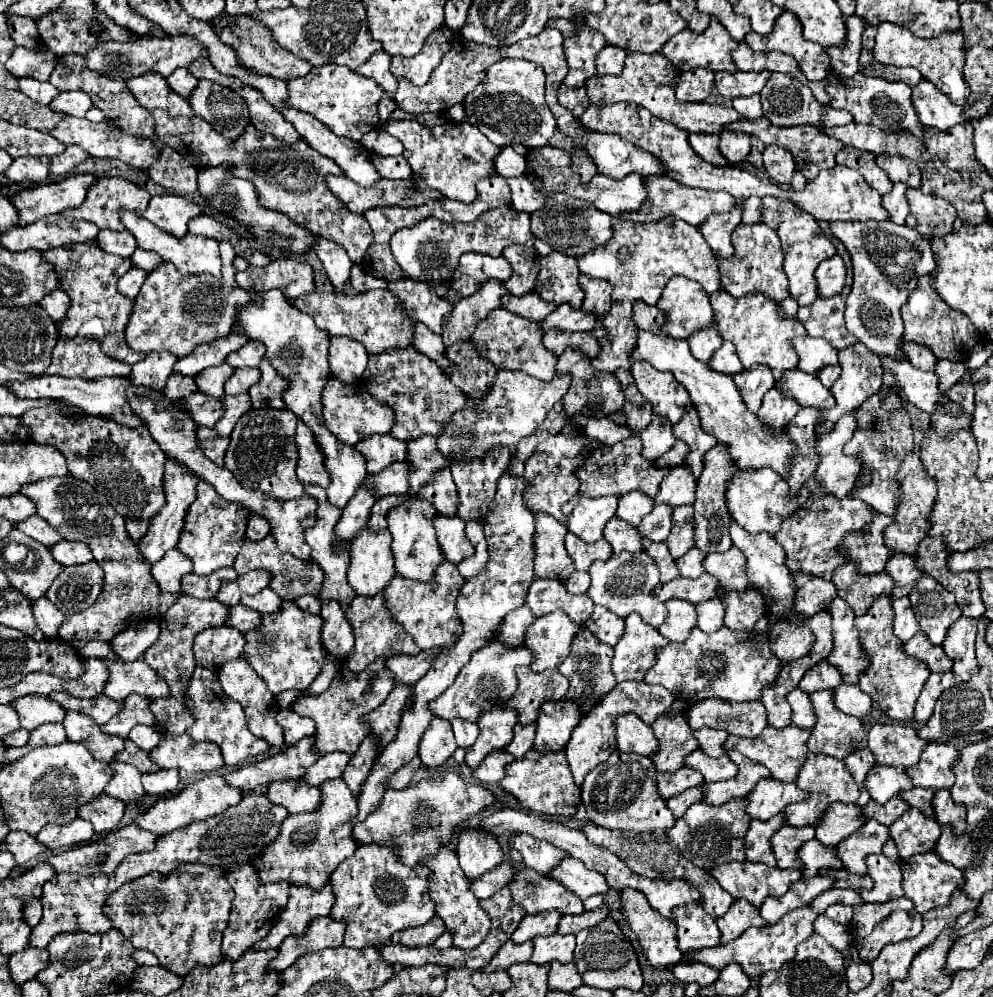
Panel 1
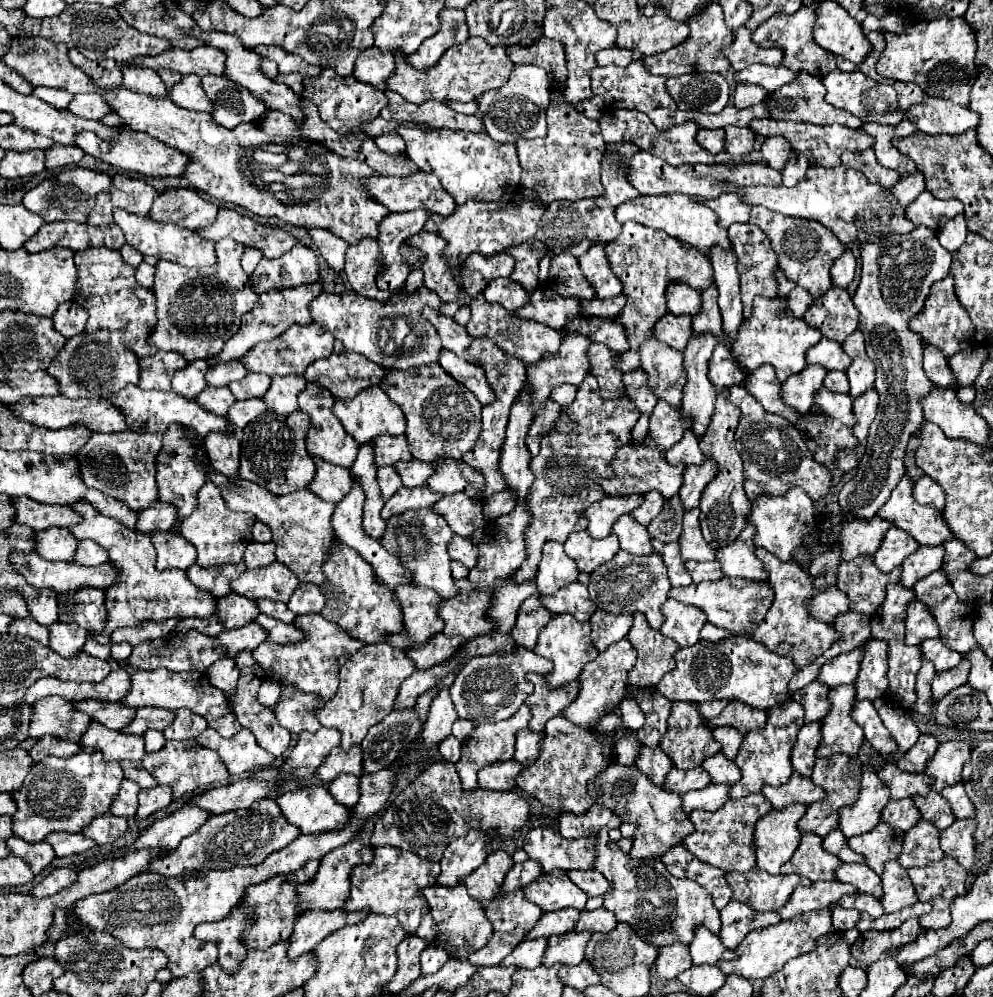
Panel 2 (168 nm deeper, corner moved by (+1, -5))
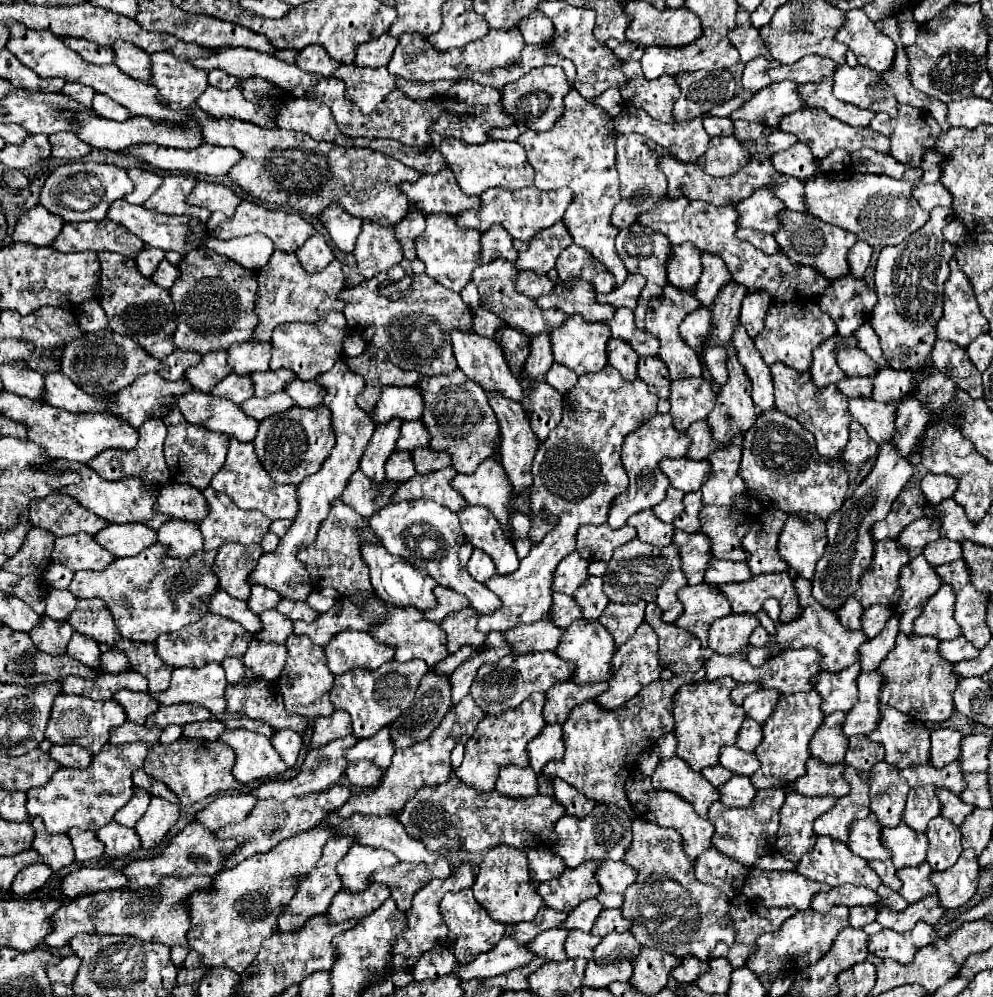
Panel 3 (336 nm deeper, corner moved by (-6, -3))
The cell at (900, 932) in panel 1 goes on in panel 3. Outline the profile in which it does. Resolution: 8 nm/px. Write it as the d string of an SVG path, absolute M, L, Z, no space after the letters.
M917 922L917 926L909 932L893 932L893 930L881 930L875 936L869 936L869 950L877 958L891 958L899 964L909 964L915 956L915 952L931 942L933 926L927 922Z

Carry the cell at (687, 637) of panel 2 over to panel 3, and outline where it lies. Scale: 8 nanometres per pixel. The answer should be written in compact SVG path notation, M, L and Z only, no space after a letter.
M707 582L699 586L685 586L677 592L677 596L683 602L685 612L675 624L695 634L703 642L703 646L707 646L709 626L717 618L731 614L731 604L727 602L727 596L719 592L717 586L711 586Z

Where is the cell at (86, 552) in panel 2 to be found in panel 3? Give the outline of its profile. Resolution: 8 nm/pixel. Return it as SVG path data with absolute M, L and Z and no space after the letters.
M111 524L103 528L95 536L95 540L117 558L123 558L123 556L135 556L141 550L157 544L157 532L141 524L123 524L123 526Z

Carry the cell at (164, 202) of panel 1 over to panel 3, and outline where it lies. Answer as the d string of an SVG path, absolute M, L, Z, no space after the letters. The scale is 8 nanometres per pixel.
M197 182L195 190L189 196L189 204L195 206L203 206L211 212L225 212L227 216L231 216L235 212L235 208L239 206L241 196L235 194L233 188L223 186L223 184L211 184L211 182Z

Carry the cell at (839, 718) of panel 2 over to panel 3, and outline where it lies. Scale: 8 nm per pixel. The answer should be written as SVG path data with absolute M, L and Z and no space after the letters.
M877 670L861 672L857 678L859 684L859 702L849 710L847 720L843 724L843 734L847 738L857 734L871 734L879 724L879 692L883 686L883 674Z

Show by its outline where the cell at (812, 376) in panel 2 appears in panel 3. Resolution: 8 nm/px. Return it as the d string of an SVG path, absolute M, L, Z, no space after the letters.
M839 334L831 336L827 342L823 342L823 346L817 346L813 350L813 364L809 368L815 386L823 388L829 384L835 384L839 380L845 378L843 370L839 370L839 364L835 362L835 350L839 350L839 346L857 346L855 336L851 338L839 338Z

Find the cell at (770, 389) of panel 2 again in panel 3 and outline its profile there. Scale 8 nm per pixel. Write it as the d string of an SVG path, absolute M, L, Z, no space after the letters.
M775 362L769 368L773 374L773 384L775 384L777 410L781 410L783 414L787 414L791 418L797 418L797 422L815 436L817 450L821 456L841 458L841 454L849 442L849 422L853 420L851 414L847 414L847 396L841 394L835 384L831 384L827 388L817 388L811 382L809 372L791 370L783 362Z

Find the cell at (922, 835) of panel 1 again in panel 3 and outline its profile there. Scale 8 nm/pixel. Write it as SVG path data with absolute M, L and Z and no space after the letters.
M937 816L929 822L927 838L929 838L927 862L931 864L933 870L947 870L957 862L963 850L959 826L955 826L951 820L943 816Z

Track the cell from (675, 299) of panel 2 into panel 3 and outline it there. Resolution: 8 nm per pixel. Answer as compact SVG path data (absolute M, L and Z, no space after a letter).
M685 242L683 246L671 246L671 262L667 262L667 278L679 290L693 290L701 276L701 252Z

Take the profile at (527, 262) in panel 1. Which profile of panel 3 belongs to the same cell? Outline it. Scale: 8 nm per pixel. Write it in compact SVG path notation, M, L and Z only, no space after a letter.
M557 222L555 226L541 230L531 238L529 242L513 240L513 246L517 250L515 266L517 270L533 270L537 274L547 274L551 268L555 268L557 256L573 244L573 238L563 222Z

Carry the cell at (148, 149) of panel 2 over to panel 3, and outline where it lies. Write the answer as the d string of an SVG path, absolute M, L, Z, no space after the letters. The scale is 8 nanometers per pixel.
M139 144L123 150L135 158L145 160L157 170L187 172L187 174L207 174L207 176L225 176L231 166L235 166L243 154L235 148L219 148L203 144L195 150L181 150L157 144Z

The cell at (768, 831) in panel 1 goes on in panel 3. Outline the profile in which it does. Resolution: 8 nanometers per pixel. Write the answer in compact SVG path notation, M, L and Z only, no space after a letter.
M787 794L785 804L781 808L781 822L779 822L779 838L777 850L793 860L813 850L817 834L813 830L815 818L829 812L835 806L837 798L831 796L803 796L803 794Z

